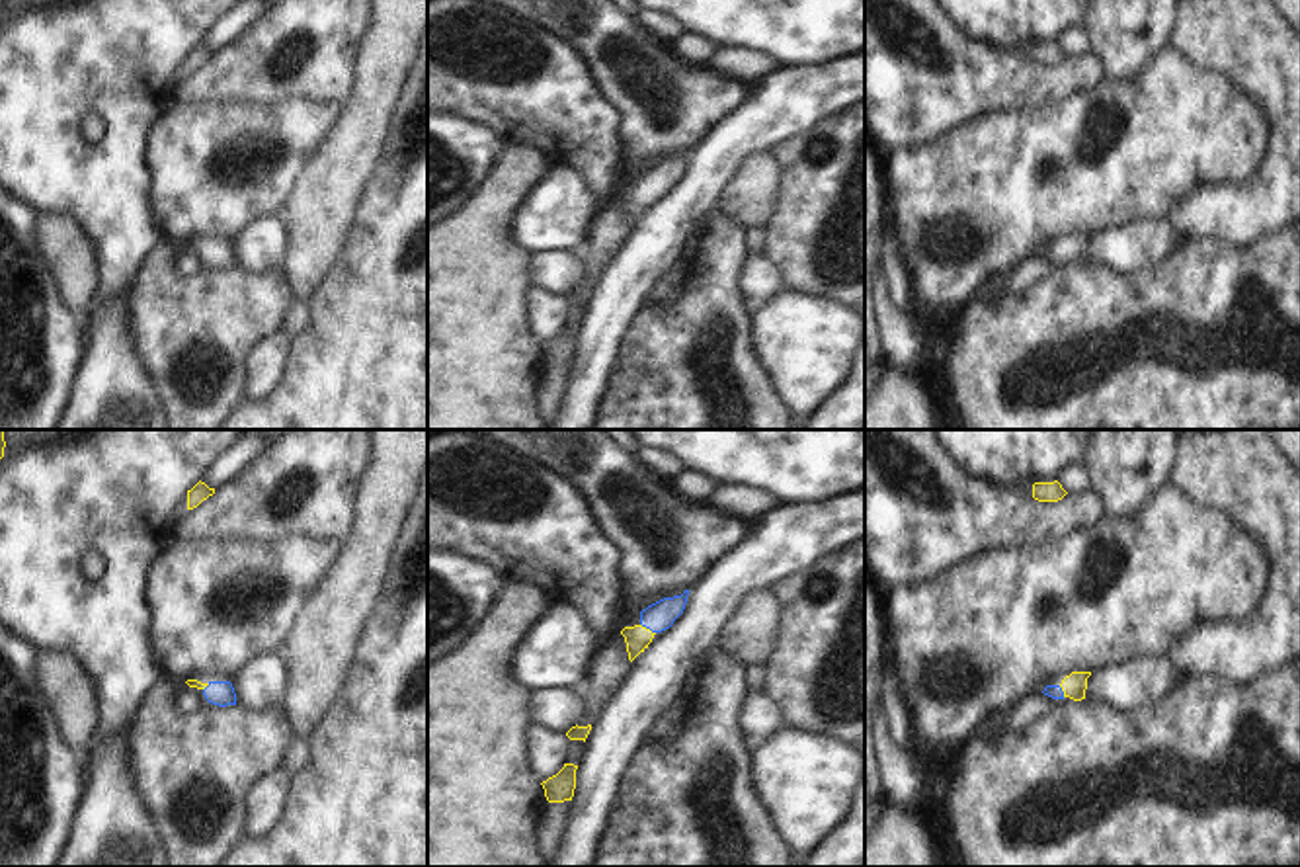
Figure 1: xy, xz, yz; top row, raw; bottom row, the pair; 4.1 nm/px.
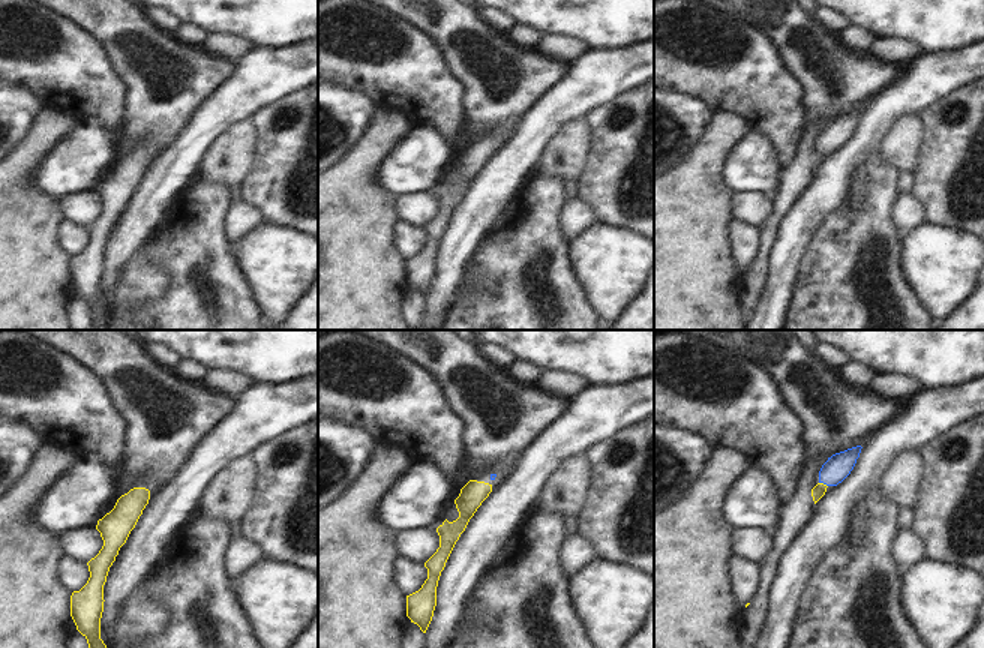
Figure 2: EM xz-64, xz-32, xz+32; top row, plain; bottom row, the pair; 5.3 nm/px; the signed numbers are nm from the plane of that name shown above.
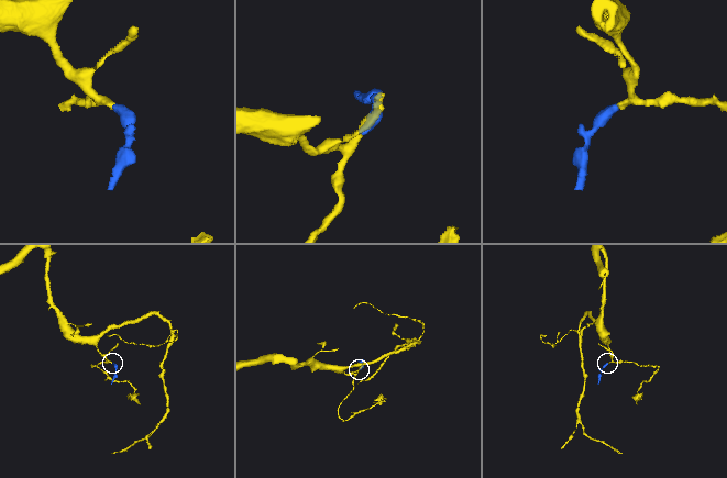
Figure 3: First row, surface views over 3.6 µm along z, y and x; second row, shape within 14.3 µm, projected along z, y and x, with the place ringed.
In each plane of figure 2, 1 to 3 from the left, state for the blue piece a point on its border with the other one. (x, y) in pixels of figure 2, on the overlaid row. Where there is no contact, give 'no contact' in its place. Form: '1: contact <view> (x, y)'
1: no contact
2: no contact
3: contact xz+32 (822, 483)

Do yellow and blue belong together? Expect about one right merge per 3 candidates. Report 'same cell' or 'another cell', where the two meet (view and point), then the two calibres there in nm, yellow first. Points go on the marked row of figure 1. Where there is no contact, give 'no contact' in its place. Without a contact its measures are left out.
same cell | xz (649, 629) | 100/120 nm

